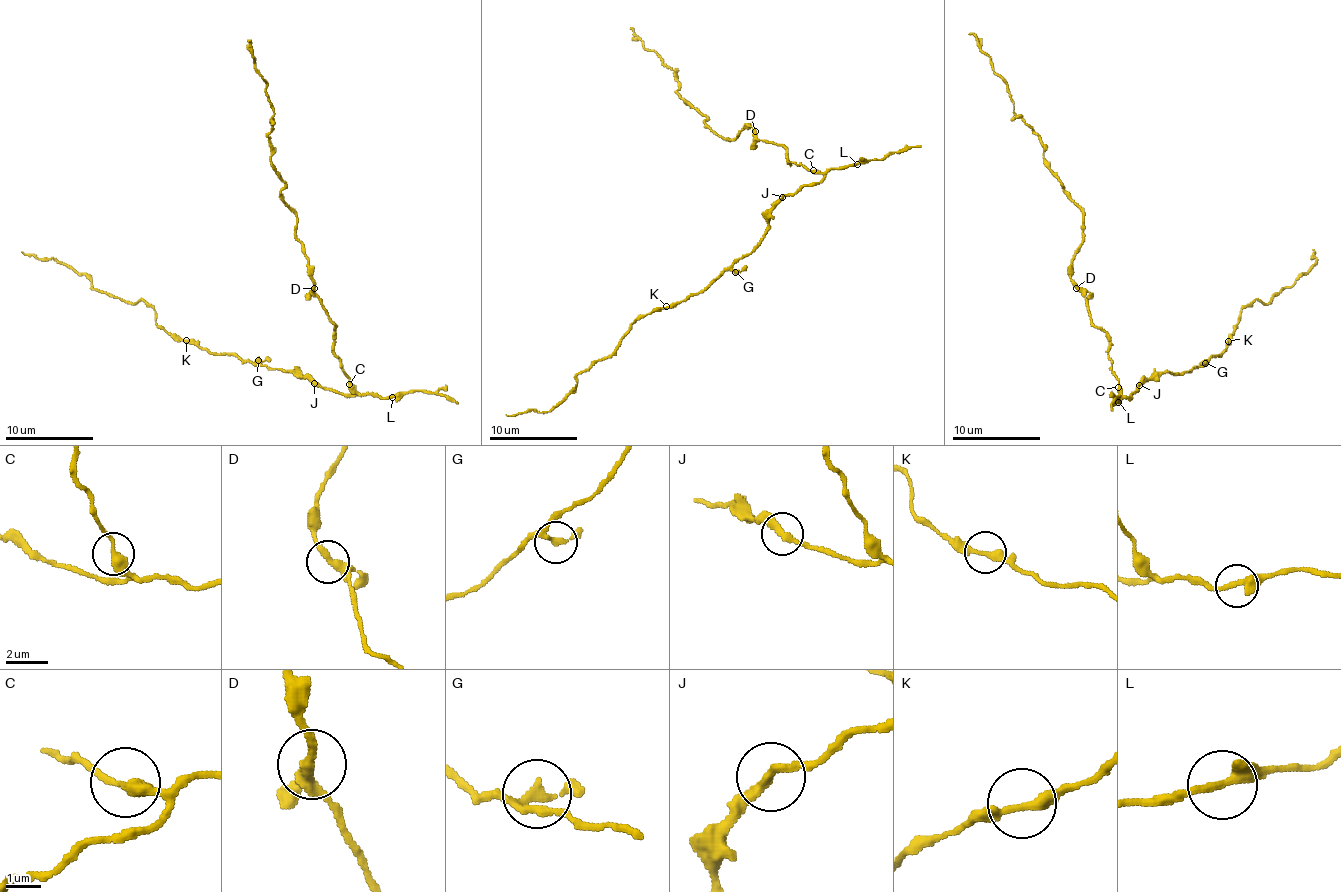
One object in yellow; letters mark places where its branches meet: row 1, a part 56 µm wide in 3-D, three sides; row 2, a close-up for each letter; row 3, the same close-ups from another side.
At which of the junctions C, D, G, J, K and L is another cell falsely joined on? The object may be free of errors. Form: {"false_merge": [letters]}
{"false_merge": ["K"]}

